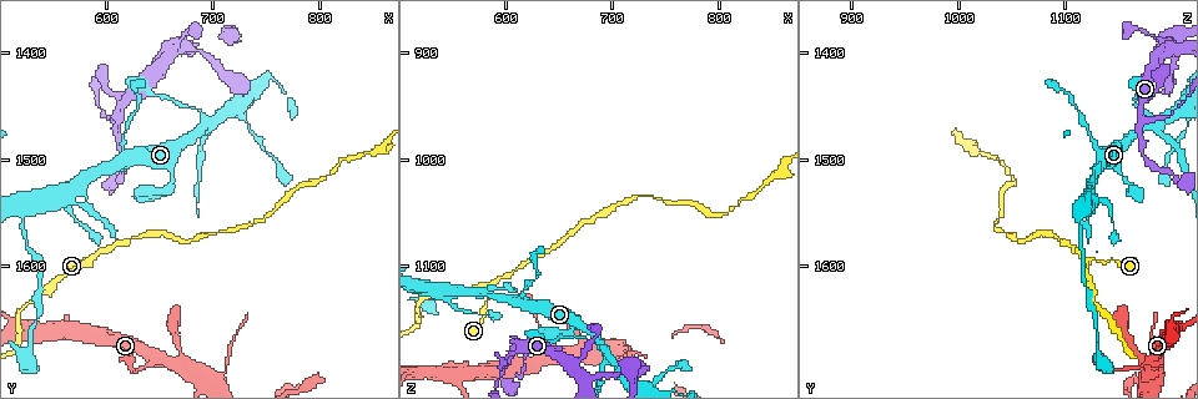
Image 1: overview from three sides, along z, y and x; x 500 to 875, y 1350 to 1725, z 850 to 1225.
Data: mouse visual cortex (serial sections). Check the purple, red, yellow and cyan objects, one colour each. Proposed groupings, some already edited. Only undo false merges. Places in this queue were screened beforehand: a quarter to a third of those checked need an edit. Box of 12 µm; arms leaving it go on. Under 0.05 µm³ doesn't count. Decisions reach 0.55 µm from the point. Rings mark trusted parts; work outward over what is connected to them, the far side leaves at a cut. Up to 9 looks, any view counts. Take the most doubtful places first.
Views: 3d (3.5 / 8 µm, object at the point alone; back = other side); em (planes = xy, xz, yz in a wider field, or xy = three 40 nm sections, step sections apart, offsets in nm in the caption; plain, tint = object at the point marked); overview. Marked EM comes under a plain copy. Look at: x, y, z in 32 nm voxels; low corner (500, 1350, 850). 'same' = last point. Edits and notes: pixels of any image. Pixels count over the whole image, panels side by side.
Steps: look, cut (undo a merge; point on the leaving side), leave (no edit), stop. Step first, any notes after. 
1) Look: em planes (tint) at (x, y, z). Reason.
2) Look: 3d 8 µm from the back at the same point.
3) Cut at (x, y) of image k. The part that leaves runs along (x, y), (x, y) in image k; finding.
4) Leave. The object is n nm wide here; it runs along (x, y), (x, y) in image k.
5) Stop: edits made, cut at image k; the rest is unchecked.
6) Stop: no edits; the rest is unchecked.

Look: 3d 3.5 µm from the back at (690, 1468, 1176). Calibre changes.

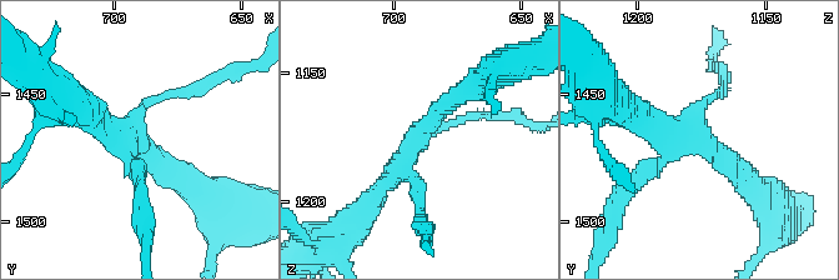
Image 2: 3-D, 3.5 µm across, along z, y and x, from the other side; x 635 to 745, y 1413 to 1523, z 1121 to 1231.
Look: em xy step 5 (tint) at (692, 1465, 1178). 4 arms meet here; the arms are 150, 200, 250, 250 nm wide.

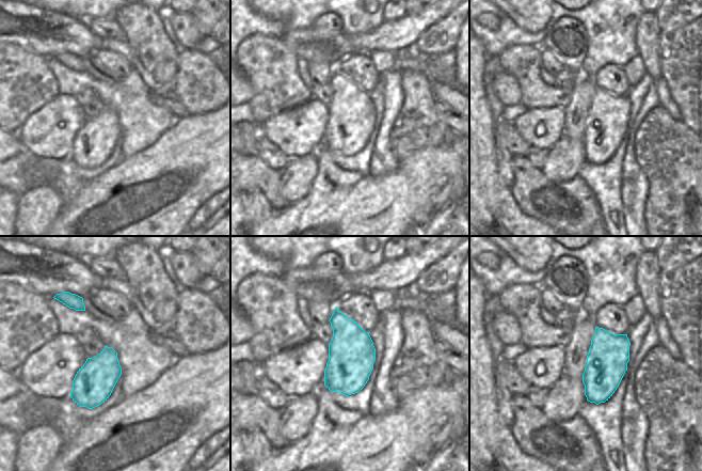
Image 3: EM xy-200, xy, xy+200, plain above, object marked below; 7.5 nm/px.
Cut at (626, 195) of image 2. The part that leaves runs along (662, 161), (619, 200), (594, 258) in image 2; a second cell is stuck on.

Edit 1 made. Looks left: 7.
Look: overview.

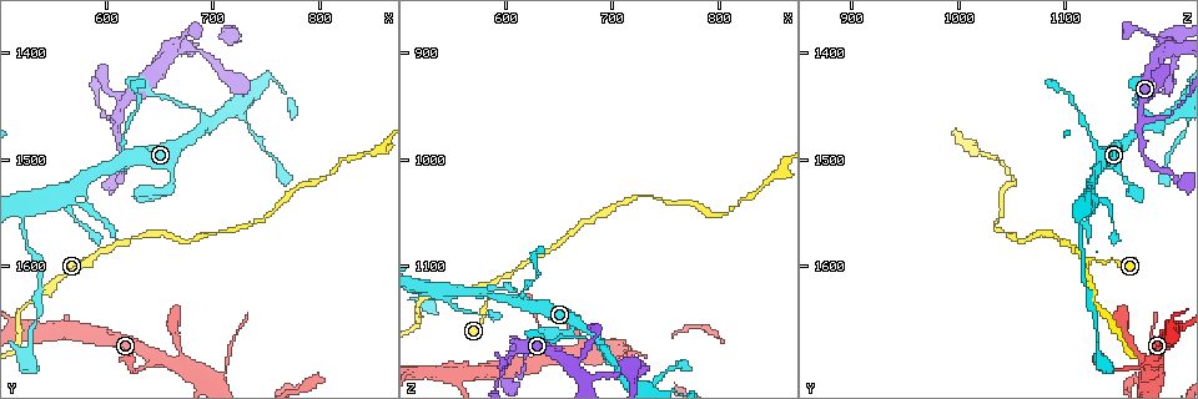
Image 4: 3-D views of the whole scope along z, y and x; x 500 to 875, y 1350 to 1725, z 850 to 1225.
Look: 3d 8 µm at (586, 1596, 1120). Abrupt turn.

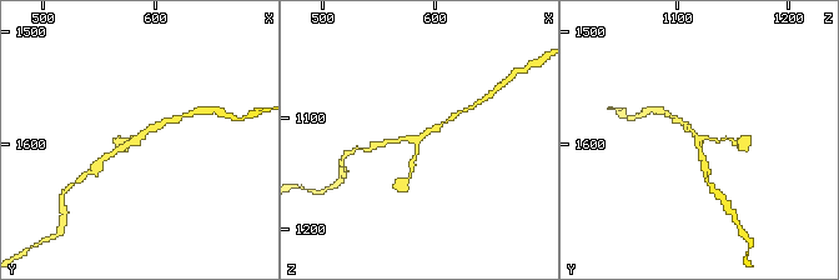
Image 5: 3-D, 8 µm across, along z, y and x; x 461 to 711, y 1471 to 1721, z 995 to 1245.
Look: 3d 3.5 µm at (586, 1596, 1118). Closer look.

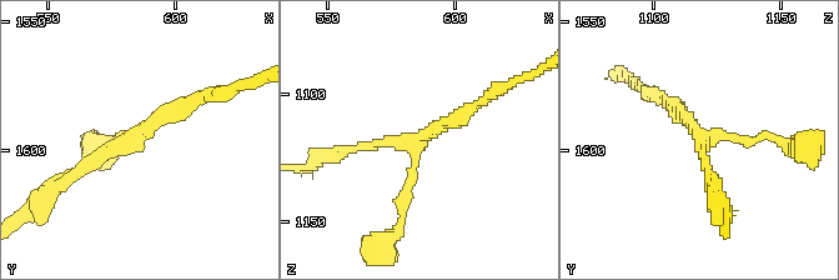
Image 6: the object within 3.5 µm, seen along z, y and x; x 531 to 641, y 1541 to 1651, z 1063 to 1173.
Look: em xy step 2 (tint) at (586, 1595, 1120). 3 arms meet here; the arms are 150, 150, 200 nm wide.

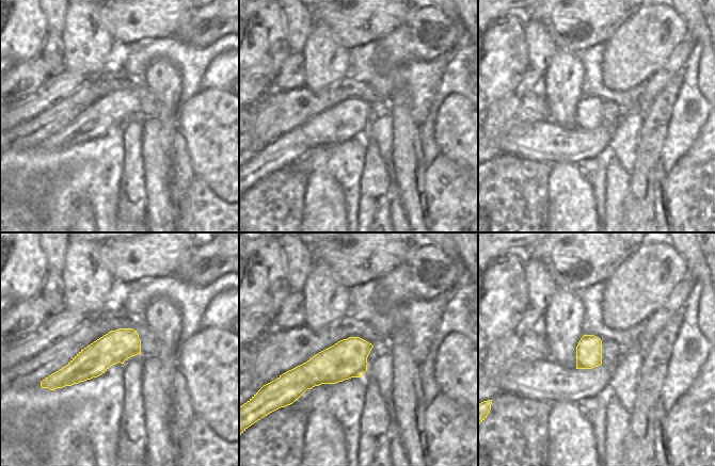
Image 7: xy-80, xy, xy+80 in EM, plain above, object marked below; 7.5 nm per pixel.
Leave. The object is 280 nm wide here; it runs along (401, 216), (416, 143), (477, 105) in image 6; one cell here.

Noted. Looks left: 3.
Look: 3d 3.5 µm from the back at (644, 1692, 1176). Three arms meet.

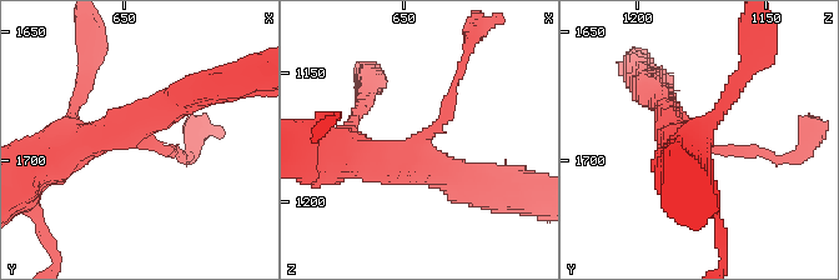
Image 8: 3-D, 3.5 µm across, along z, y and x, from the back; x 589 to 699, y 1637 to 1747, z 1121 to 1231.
Look: em xy step 2 (tint) at (643, 1691, 1178). 3 arms meet here; the arms are 150, 350, 450 nm wide; need the tissue.

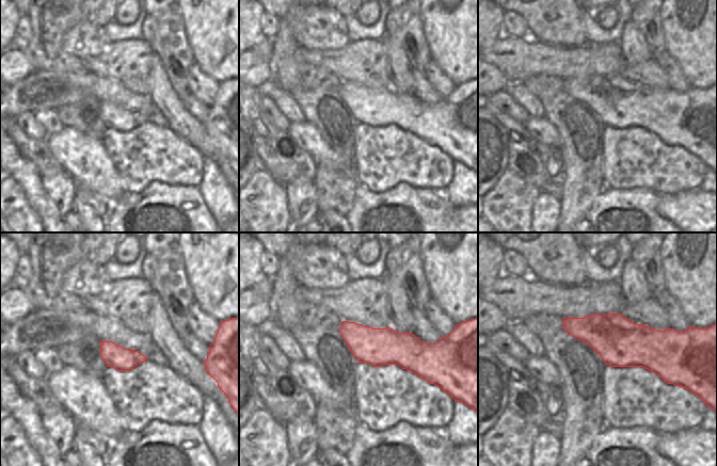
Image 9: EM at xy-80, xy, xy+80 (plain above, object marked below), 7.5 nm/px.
Leave. It runs along (654, 95), (706, 145), (763, 153) in image 8; continuous, no second cell.

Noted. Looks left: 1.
Stop: edits made, cut at image 2; the rest is unchecked.

